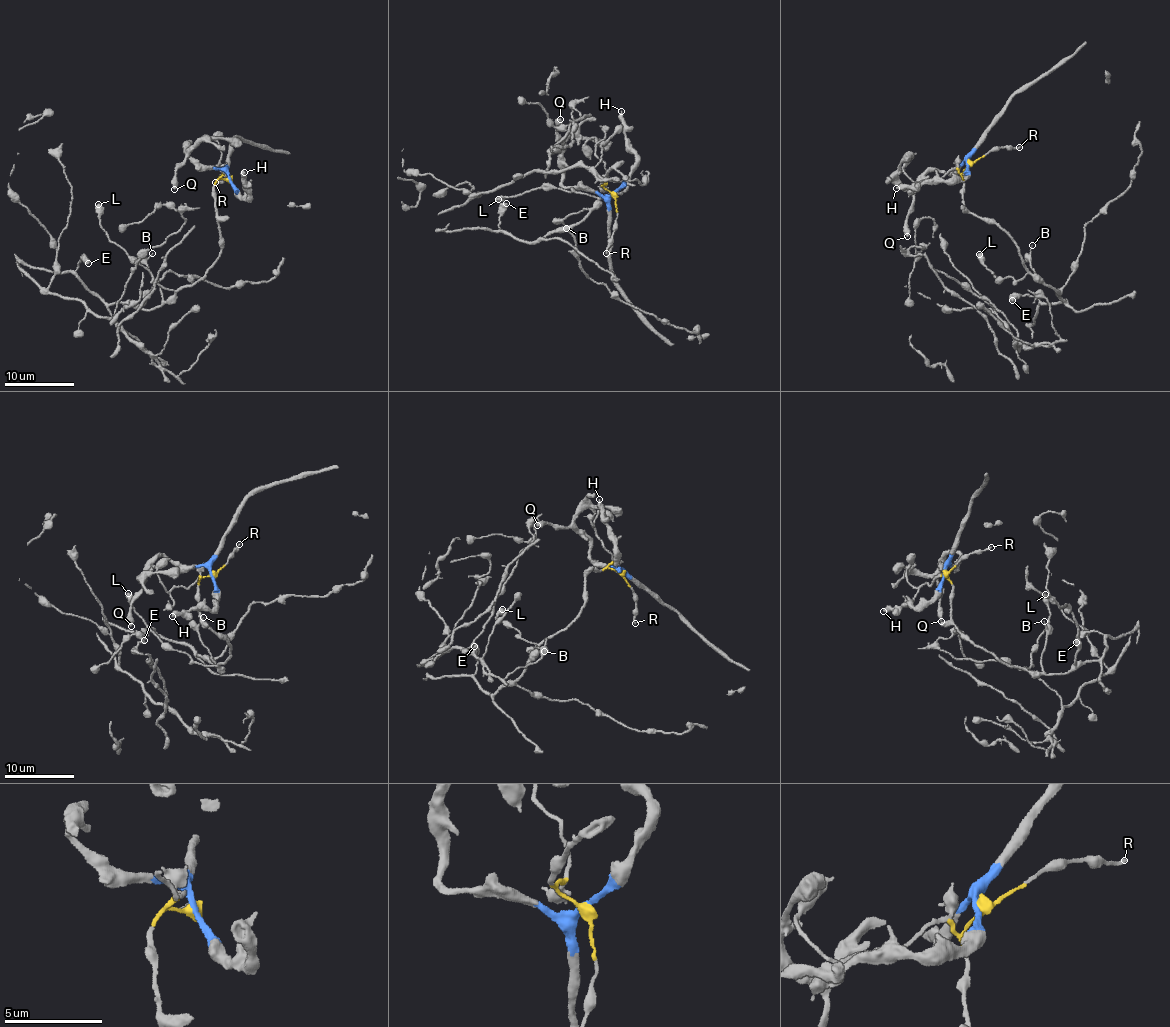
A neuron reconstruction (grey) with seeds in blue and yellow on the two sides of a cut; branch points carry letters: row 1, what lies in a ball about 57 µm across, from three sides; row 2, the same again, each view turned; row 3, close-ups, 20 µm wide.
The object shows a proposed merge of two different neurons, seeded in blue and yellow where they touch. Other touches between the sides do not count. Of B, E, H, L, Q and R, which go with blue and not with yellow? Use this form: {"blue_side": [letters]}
{"blue_side": ["H", "Q"]}

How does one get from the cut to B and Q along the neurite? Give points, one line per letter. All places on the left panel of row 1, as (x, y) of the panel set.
B: (228, 177), (214, 184), (220, 255), (199, 279), (164, 301), (147, 265), (152, 253)
Q: (228, 177), (223, 170), (192, 162), (185, 149), (188, 143), (185, 163), (176, 170), (174, 189)

